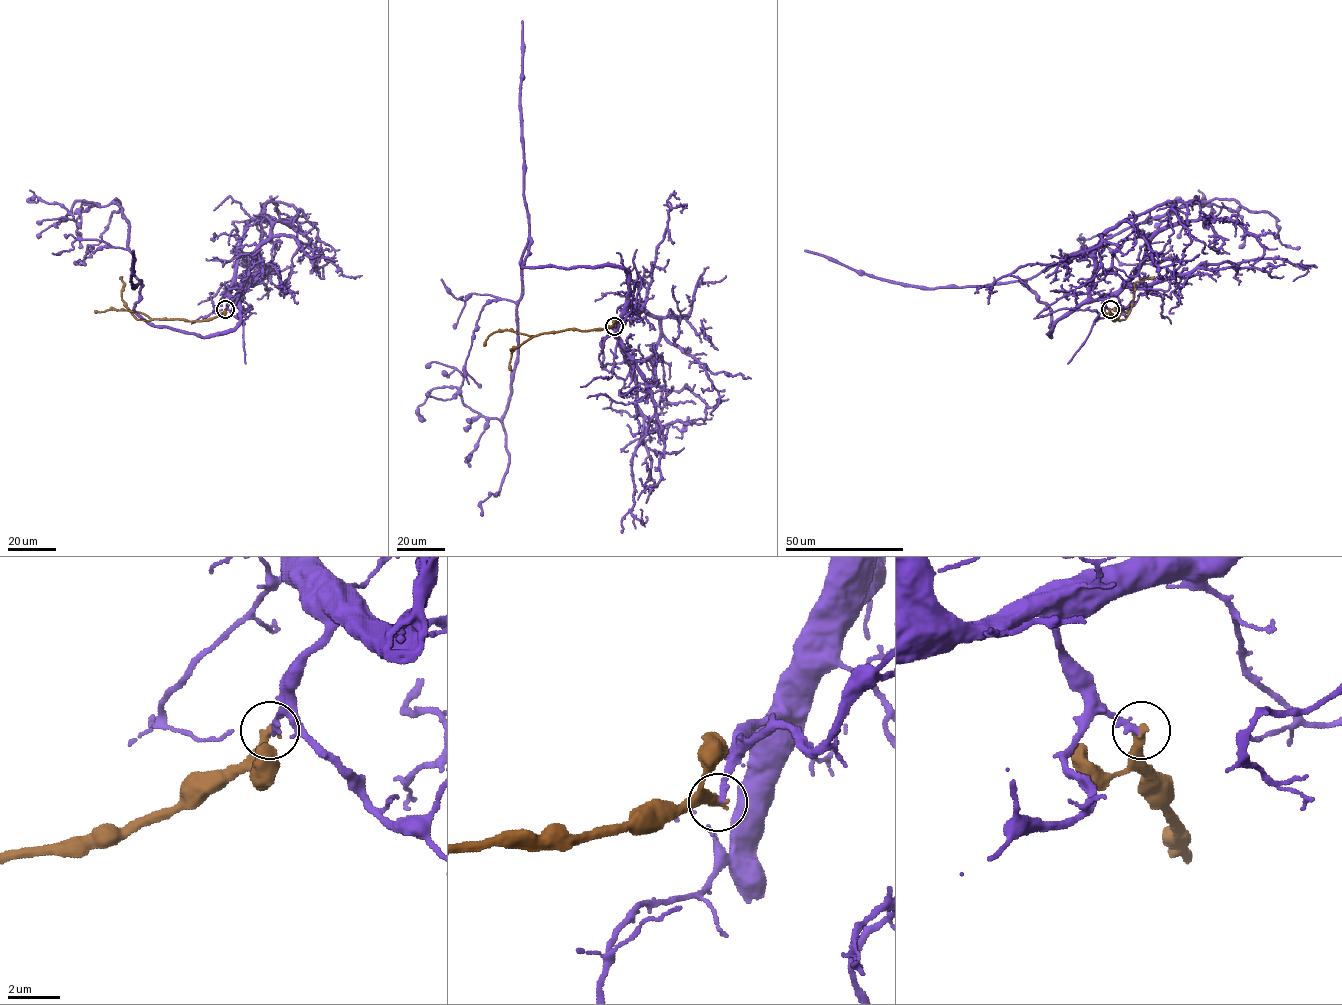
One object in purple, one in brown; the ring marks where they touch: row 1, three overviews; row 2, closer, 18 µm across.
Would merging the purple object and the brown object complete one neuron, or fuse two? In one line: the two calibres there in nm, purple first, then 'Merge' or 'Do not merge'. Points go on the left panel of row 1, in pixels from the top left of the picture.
Thickness 280 nm (purple) against 380 nm. Do not merge

